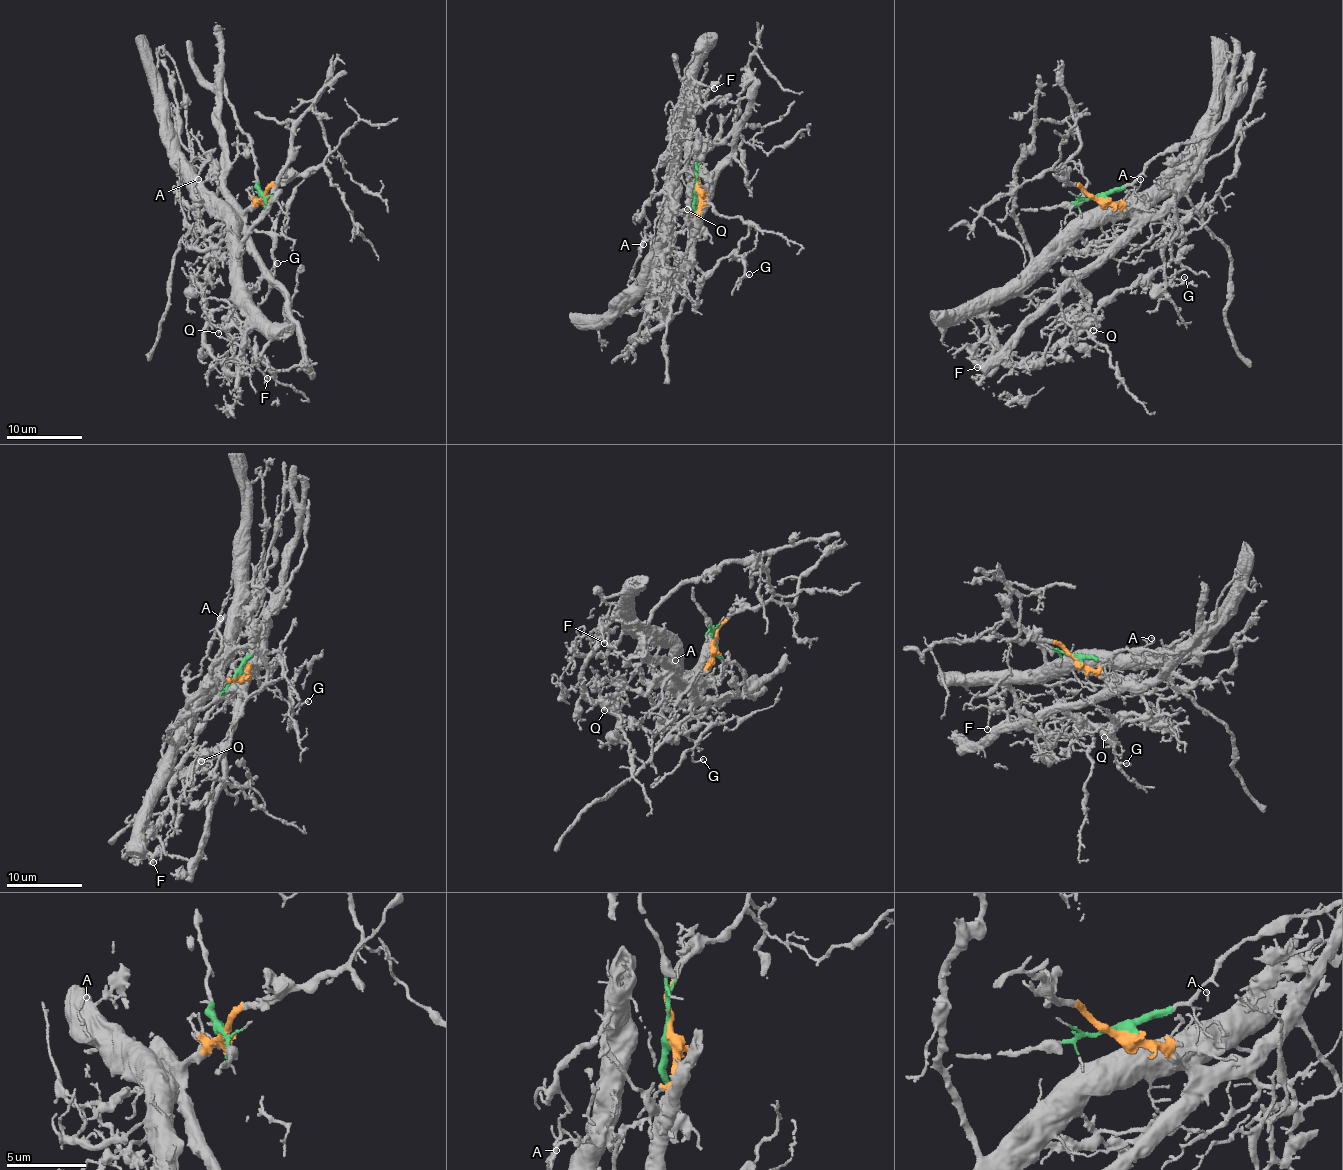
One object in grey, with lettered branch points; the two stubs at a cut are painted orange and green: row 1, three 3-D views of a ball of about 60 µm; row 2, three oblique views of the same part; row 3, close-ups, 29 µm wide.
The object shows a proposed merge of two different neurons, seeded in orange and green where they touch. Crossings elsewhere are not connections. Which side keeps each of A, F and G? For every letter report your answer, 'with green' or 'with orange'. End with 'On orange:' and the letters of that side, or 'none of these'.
A: with green
F: with orange
G: with orange
On orange: F, G

